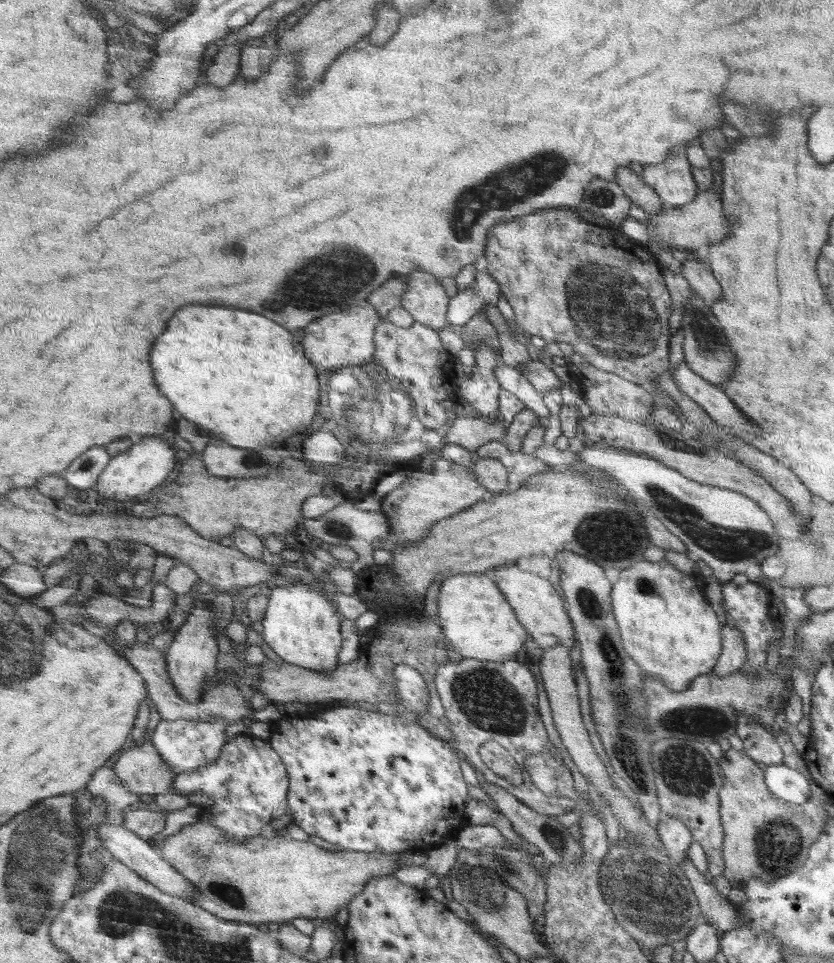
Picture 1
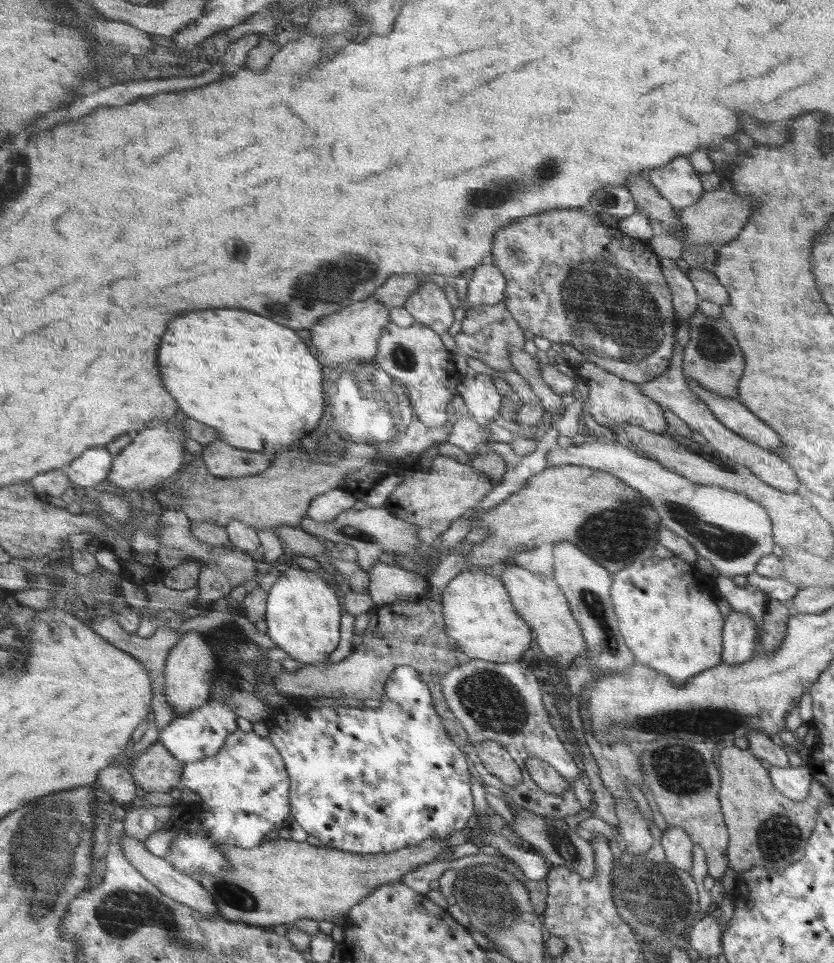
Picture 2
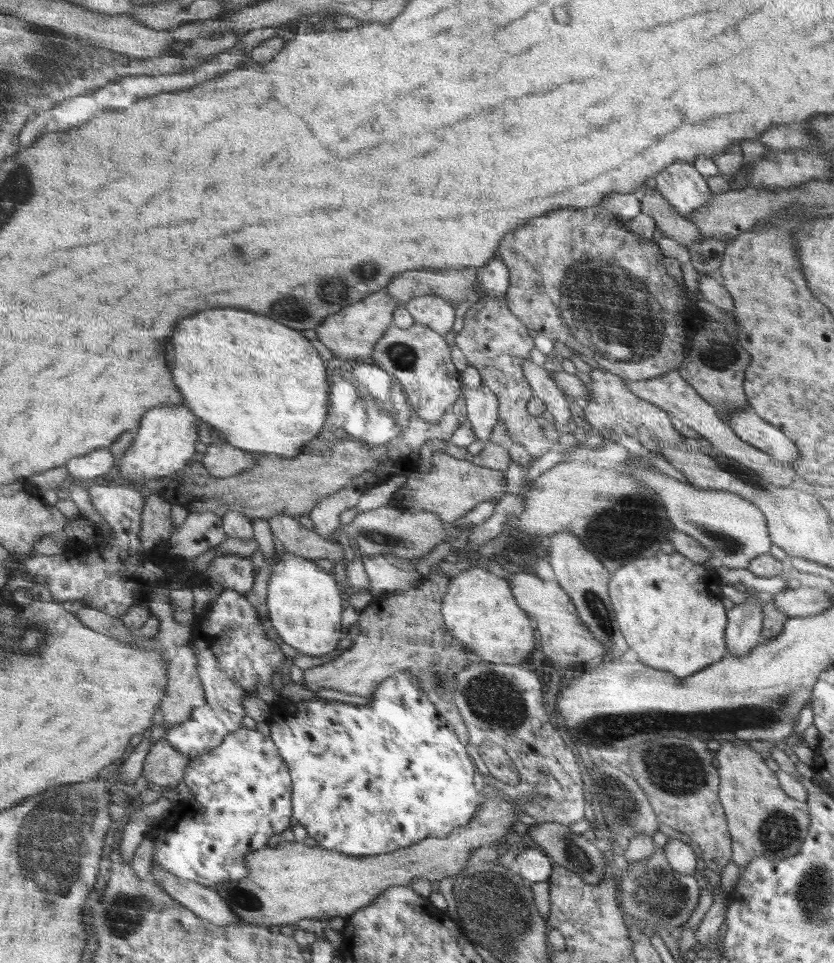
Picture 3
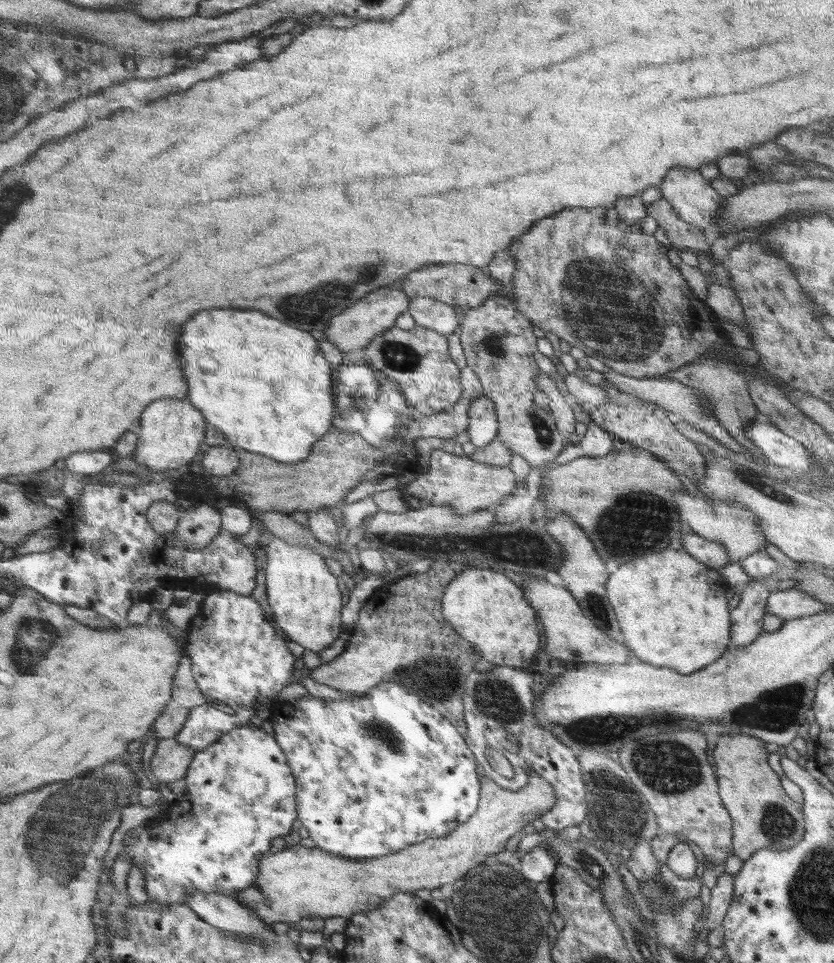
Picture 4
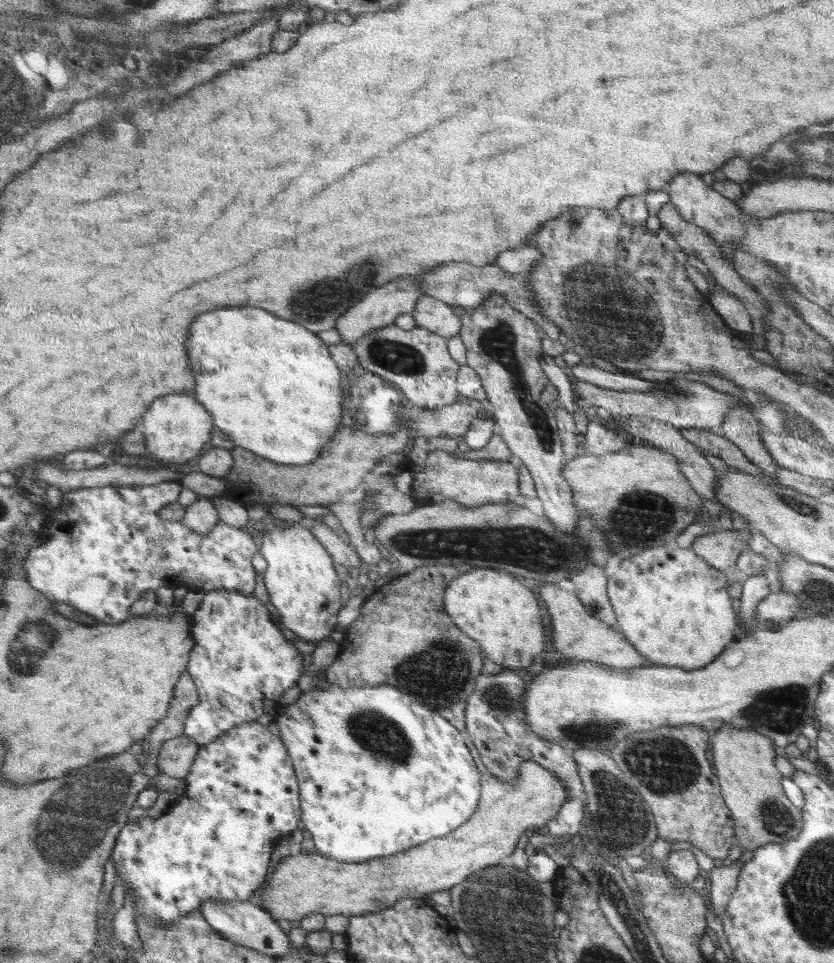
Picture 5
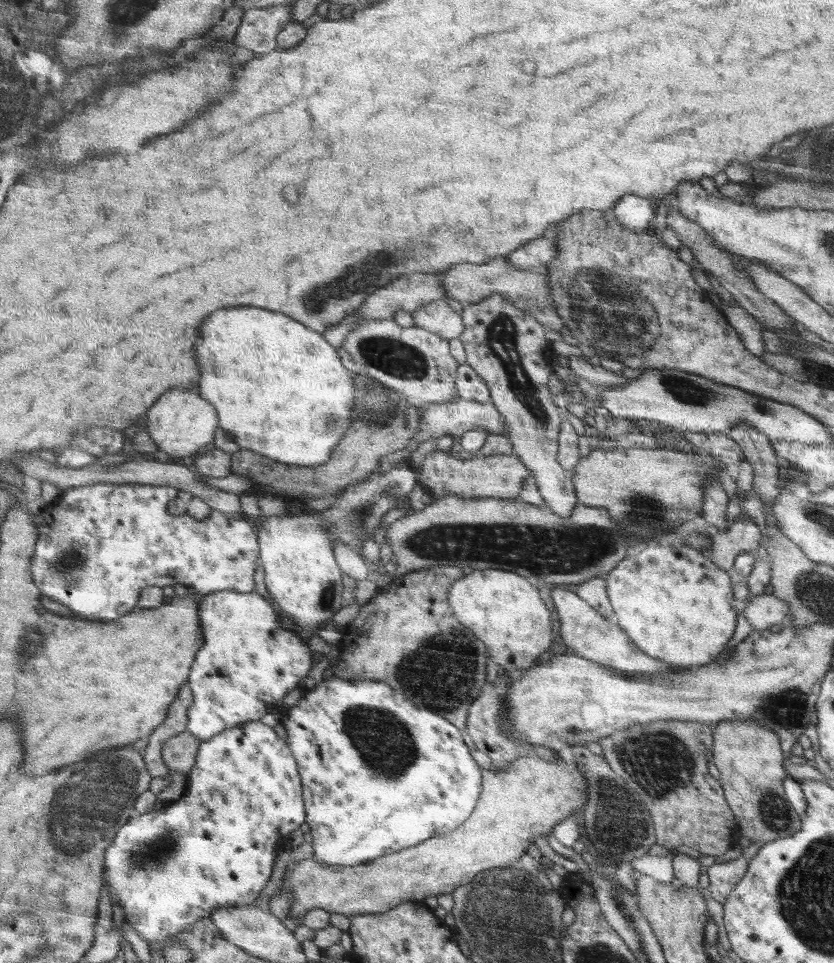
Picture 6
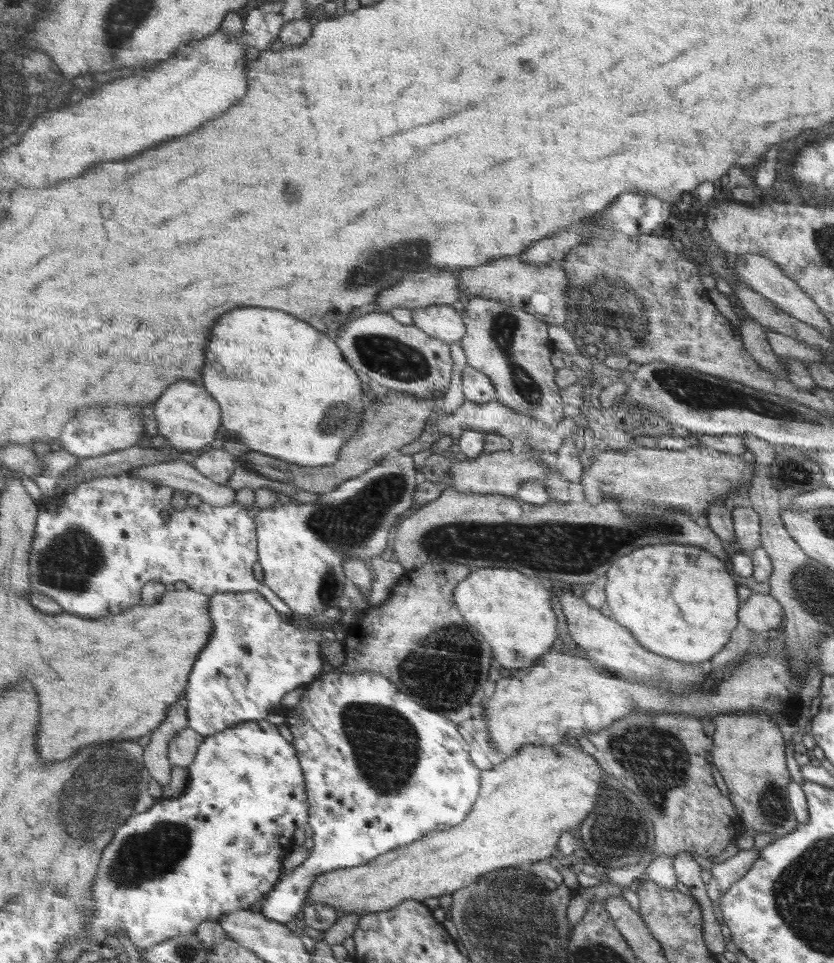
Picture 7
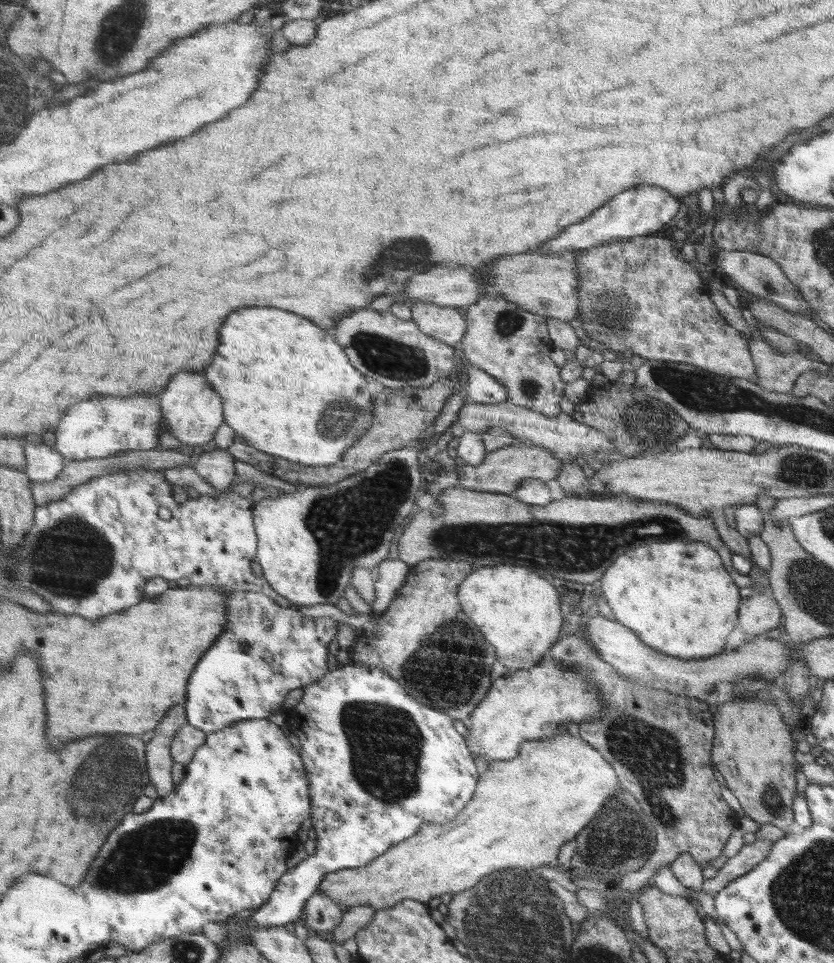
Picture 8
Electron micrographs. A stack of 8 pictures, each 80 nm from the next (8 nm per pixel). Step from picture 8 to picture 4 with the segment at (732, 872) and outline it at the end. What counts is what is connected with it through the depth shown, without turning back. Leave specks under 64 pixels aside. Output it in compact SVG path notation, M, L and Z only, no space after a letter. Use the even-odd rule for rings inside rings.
M722 873L718 877L716 887L711 888L711 899L708 904L708 930L721 927L724 915L728 912L731 900L733 899L734 875Z

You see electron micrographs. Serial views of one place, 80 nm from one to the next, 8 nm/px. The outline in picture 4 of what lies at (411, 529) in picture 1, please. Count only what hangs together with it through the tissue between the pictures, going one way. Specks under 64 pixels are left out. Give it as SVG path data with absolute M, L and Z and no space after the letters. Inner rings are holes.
M433 450L426 473L416 474L400 488L402 500L412 510L430 505L449 506L456 514L470 514L477 509L496 506L504 496L517 489L516 475L507 466L492 466L472 460L466 454L456 456L444 450Z

